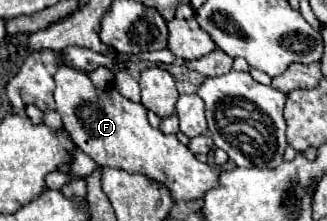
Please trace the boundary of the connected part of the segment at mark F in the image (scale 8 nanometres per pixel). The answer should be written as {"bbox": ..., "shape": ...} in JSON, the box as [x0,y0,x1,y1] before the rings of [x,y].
{"bbox":[54,66,216,202],"shape":[[[60,66],[54,74],[56,110],[62,116],[64,128],[70,132],[74,144],[86,152],[98,166],[112,166],[126,172],[136,172],[160,180],[172,192],[176,202],[200,200],[206,190],[216,186],[216,174],[208,164],[202,164],[194,154],[178,142],[176,136],[162,134],[152,128],[146,118],[146,108],[124,98],[116,88],[96,88],[88,74]]]}

